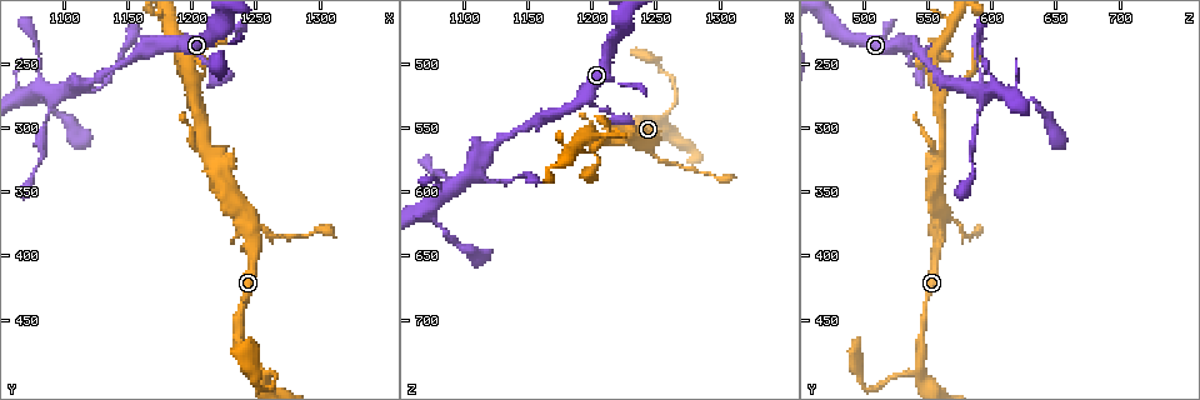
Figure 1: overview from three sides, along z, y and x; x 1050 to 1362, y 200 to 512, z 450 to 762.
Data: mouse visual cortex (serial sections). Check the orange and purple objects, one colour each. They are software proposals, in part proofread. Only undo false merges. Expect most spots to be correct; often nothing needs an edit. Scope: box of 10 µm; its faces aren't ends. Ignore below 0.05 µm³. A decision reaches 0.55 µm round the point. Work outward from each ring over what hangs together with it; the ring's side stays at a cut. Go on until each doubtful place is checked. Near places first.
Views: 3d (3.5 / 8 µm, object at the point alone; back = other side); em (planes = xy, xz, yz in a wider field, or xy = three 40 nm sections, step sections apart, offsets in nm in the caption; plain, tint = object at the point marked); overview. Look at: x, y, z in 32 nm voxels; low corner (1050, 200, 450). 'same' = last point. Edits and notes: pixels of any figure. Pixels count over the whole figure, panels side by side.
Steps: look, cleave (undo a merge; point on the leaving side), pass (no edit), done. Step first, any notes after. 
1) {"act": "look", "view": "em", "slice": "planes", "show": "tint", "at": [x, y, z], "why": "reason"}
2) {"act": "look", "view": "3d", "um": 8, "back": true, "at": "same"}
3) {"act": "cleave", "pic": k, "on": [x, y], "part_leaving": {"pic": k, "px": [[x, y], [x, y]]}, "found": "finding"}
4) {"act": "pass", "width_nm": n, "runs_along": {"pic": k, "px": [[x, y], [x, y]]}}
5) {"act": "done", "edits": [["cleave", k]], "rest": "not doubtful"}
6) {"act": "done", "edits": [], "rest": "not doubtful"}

{"act": "look", "view": "3d", "um": 8, "back": true, "at": [1246, 372, 558], "why": "sharp bend"}

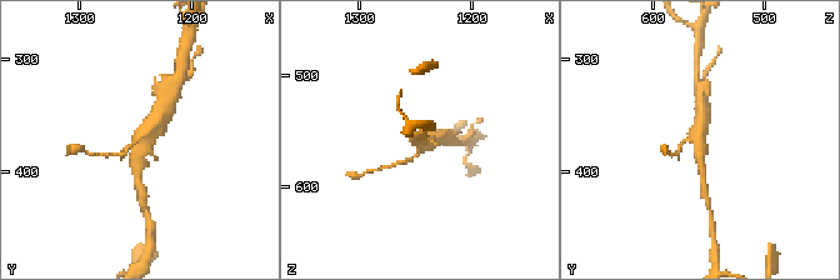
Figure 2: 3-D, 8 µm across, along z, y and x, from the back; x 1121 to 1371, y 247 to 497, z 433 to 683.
{"act": "look", "view": "3d", "um": 3.5, "back": true, "at": "same", "why": "zoom in"}

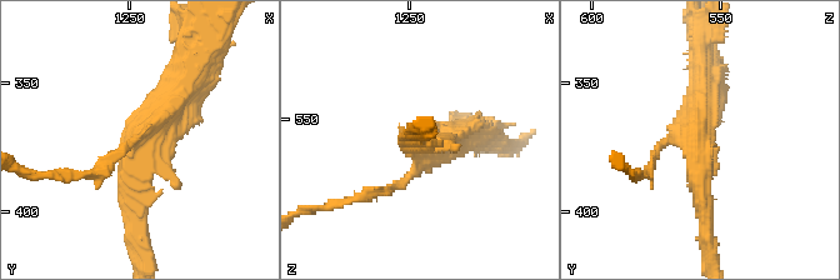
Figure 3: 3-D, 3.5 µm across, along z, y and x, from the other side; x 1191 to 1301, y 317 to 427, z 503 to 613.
{"act": "look", "view": "em", "slice": "xy", "step": 1, "show": "tint", "at": [1247, 372, 559], "why": "shape alone is not enough"}

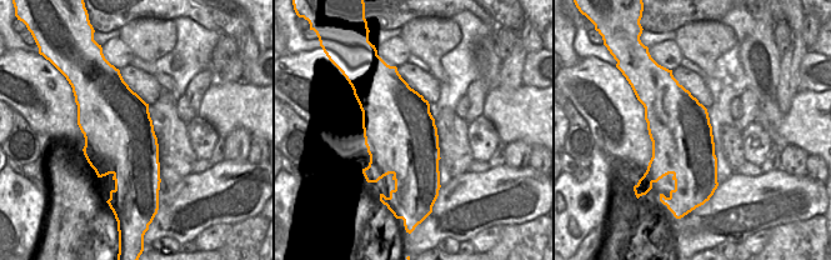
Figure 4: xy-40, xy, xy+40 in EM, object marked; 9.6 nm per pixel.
{"act": "pass", "runs_along": {"pic": 3, "px": [[133, 224], [133, 146], [190, 74]]}, "found": "continuous, no second cell"}

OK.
{"act": "look", "view": "3d", "um": 3.5, "back": true, "at": [1202, 270, 560]}

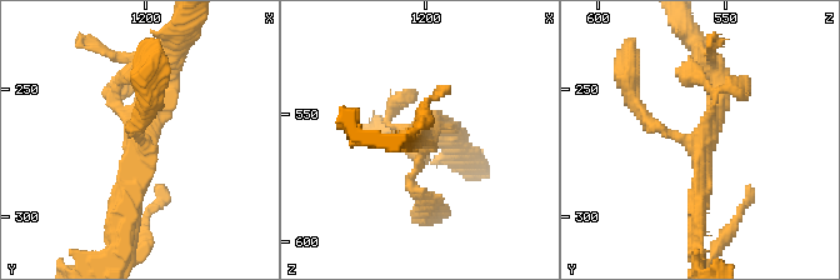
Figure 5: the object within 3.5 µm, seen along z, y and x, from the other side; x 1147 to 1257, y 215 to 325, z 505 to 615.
{"act": "look", "view": "em", "slice": "planes", "show": "tint", "at": [1203, 272, 559]}

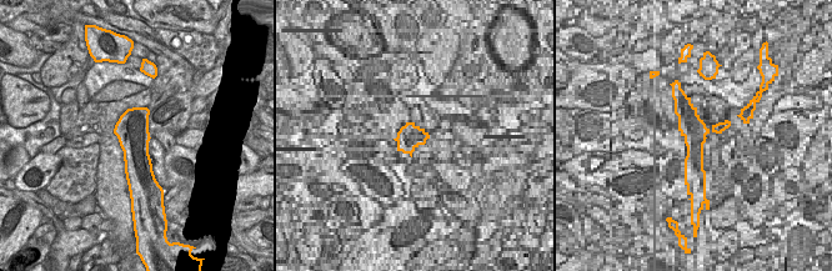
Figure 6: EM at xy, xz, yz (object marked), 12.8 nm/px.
{"act": "look", "view": "em", "slice": "xy", "step": 5, "show": "tint", "at": "same"}

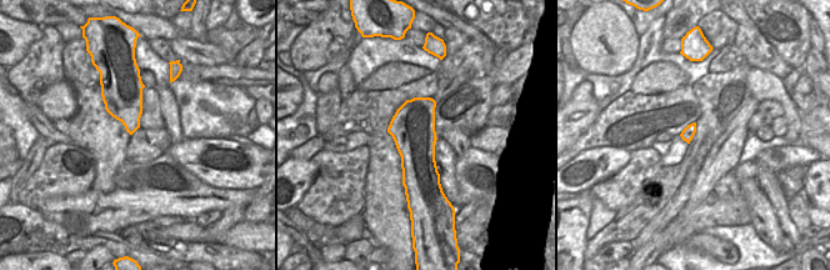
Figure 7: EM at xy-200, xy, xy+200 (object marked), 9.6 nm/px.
{"act": "pass", "runs_along": {"pic": 5, "px": [[124, 228], [158, 66]]}, "found": "one cell here"}

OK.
{"act": "look", "view": "3d", "um": 3.5, "at": [1120, 268, 594], "why": "sudden change in width"}

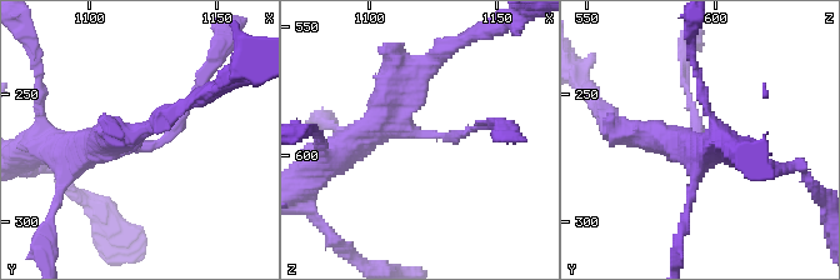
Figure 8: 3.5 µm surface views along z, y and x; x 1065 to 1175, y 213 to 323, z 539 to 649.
{"act": "look", "view": "em", "slice": "planes", "show": "tint", "at": [1120, 269, 592], "why": "now the EM"}

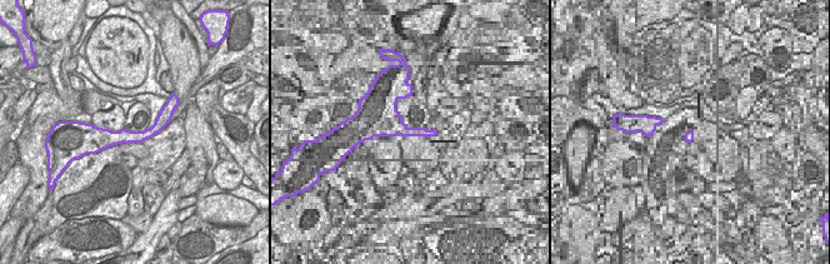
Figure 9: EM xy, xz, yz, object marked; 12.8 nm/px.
{"act": "cleave", "pic": 8, "on": [696, 125], "part_leaving": {"pic": 8, "px": [[411, 131], [454, 138], [488, 124]]}, "found": "two cells meet here"}

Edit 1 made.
{"act": "done", "edits": [["cleave", 8]], "rest": "not doubtful"}

